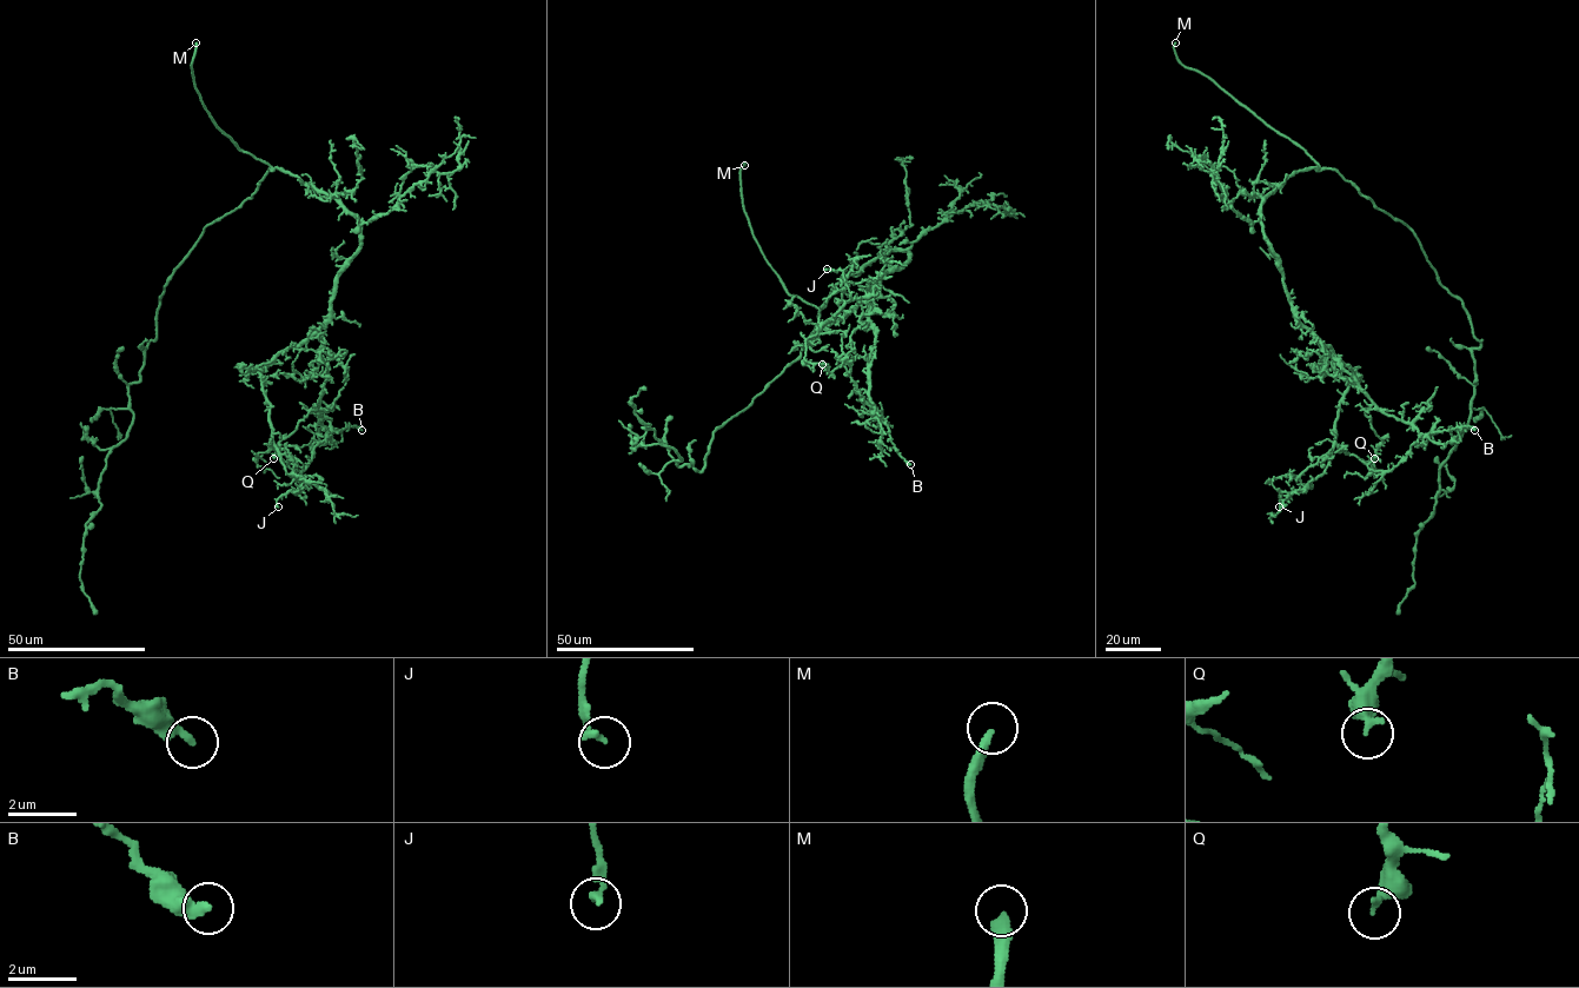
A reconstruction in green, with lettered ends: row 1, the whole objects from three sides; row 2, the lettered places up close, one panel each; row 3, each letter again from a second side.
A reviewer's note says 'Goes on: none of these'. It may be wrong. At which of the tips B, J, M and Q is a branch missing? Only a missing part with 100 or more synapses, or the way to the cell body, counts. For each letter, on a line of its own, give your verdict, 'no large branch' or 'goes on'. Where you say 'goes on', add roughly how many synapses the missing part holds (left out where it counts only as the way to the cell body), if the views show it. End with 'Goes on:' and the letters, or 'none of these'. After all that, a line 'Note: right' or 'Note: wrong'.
B: no large branch
J: no large branch
M: goes on
Q: no large branch
Goes on: M
Note: wrong

